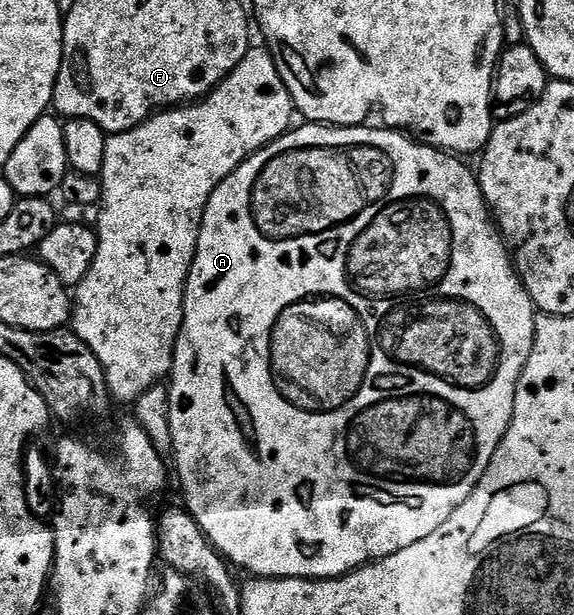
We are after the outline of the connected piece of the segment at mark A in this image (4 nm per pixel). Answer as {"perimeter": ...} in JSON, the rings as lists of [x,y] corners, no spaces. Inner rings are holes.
{"perimeter":[[[302,123],[302,126],[300,126],[300,127],[299,127],[299,129],[297,129],[297,127],[294,127],[294,128],[291,128],[291,129],[290,129],[290,130],[289,130],[289,131],[288,131],[288,132],[287,132],[287,133],[285,133],[285,135],[284,135],[284,136],[283,136],[283,137],[277,137],[277,139],[275,139],[275,141],[273,141],[273,143],[271,143],[271,144],[270,144],[270,145],[265,145],[265,146],[264,146],[264,148],[262,148],[262,149],[259,149],[259,150],[258,150],[258,152],[257,152],[257,153],[253,153],[253,154],[252,154],[252,155],[251,155],[251,157],[250,157],[250,158],[249,158],[249,159],[248,159],[248,160],[246,160],[246,161],[245,161],[245,163],[243,163],[243,164],[242,164],[242,165],[241,165],[241,166],[240,166],[240,167],[239,167],[239,168],[238,168],[238,169],[234,169],[234,170],[233,170],[233,171],[232,171],[232,175],[228,175],[228,176],[227,176],[227,177],[225,177],[225,179],[223,179],[223,181],[222,181],[222,182],[221,182],[221,183],[220,183],[220,184],[218,184],[218,185],[217,185],[217,187],[216,187],[216,188],[215,188],[215,189],[214,189],[214,190],[213,190],[213,191],[212,191],[212,195],[211,195],[211,196],[210,196],[210,198],[209,198],[209,199],[208,199],[208,203],[207,203],[207,204],[206,204],[206,210],[205,210],[205,211],[204,211],[204,215],[203,215],[203,216],[202,216],[202,226],[201,226],[201,227],[200,227],[200,231],[199,231],[199,232],[198,232],[198,246],[197,246],[197,247],[196,247],[196,255],[195,255],[195,256],[194,256],[194,262],[193,262],[193,263],[192,263],[192,267],[191,267],[191,268],[190,268],[190,274],[189,274],[189,275],[188,275],[188,279],[187,279],[187,280],[186,280],[186,294],[185,294],[185,295],[184,295],[184,303],[183,303],[183,304],[182,304],[182,330],[181,330],[181,331],[180,331],[180,335],[179,335],[179,336],[178,336],[178,342],[177,342],[177,343],[176,343],[176,347],[175,347],[175,348],[174,348],[174,362],[173,362],[173,363],[172,363],[172,367],[171,367],[171,368],[170,368],[170,375],[169,375],[169,378],[168,378],[168,388],[169,388],[169,390],[170,390],[170,430],[171,430],[171,431],[172,431],[172,458],[173,458],[173,457],[174,457],[174,465],[175,465],[175,467],[176,467],[176,468],[178,468],[178,481],[179,481],[179,483],[180,483],[180,484],[182,484],[182,493],[183,493],[183,495],[184,495],[184,496],[186,496],[186,502],[184,502],[184,505],[185,505],[185,508],[186,508],[186,509],[187,509],[187,510],[188,510],[188,512],[190,512],[190,514],[191,514],[191,515],[193,515],[193,516],[194,516],[194,518],[195,518],[195,519],[196,519],[196,523],[197,523],[197,524],[198,524],[198,525],[199,525],[199,526],[200,526],[200,527],[201,527],[201,529],[203,529],[203,531],[205,531],[205,533],[206,533],[206,538],[208,538],[208,540],[209,540],[209,541],[211,541],[211,543],[213,543],[213,545],[214,545],[214,547],[215,547],[215,549],[217,549],[217,550],[218,550],[218,552],[219,552],[219,553],[221,553],[221,554],[222,554],[222,556],[223,556],[223,557],[225,557],[225,558],[226,558],[226,560],[227,560],[227,562],[229,562],[229,564],[230,564],[230,565],[231,565],[231,566],[234,566],[234,567],[237,567],[237,565],[239,565],[239,567],[240,567],[240,568],[242,568],[242,569],[247,569],[247,571],[248,571],[248,572],[250,572],[250,575],[253,575],[253,576],[254,576],[254,577],[255,577],[255,578],[259,578],[259,577],[308,577],[308,578],[311,578],[311,579],[325,579],[325,578],[328,578],[328,577],[342,577],[342,576],[344,576],[344,574],[346,574],[346,573],[350,573],[350,572],[352,572],[352,570],[353,570],[353,569],[361,569],[361,568],[362,568],[362,566],[364,566],[364,565],[368,565],[368,564],[370,564],[370,562],[371,562],[371,561],[378,561],[378,560],[379,560],[379,559],[380,559],[380,558],[381,558],[381,557],[387,557],[387,556],[388,556],[388,555],[392,555],[392,554],[393,554],[393,553],[395,553],[395,552],[396,552],[396,551],[404,551],[404,547],[412,547],[412,543],[420,543],[420,542],[421,542],[421,541],[423,541],[423,540],[424,540],[424,539],[428,539],[428,535],[432,535],[432,531],[436,531],[436,527],[440,527],[440,526],[441,526],[441,525],[443,525],[443,524],[444,524],[444,523],[445,523],[445,522],[446,522],[446,520],[447,520],[447,519],[448,519],[448,518],[450,518],[450,516],[451,516],[451,515],[452,515],[452,511],[456,511],[456,510],[457,510],[457,509],[458,509],[458,508],[459,508],[459,507],[460,507],[460,503],[464,503],[464,499],[468,499],[468,495],[472,495],[472,491],[473,491],[473,490],[474,490],[474,489],[475,489],[475,487],[477,487],[477,486],[478,486],[478,481],[479,481],[479,479],[480,479],[480,478],[482,478],[482,476],[483,476],[483,475],[484,475],[484,471],[485,471],[485,470],[486,470],[486,468],[487,468],[487,467],[488,467],[488,463],[489,463],[489,462],[490,462],[490,460],[491,460],[491,459],[492,459],[492,455],[493,455],[493,454],[494,454],[494,452],[495,452],[495,451],[496,451],[496,447],[497,447],[497,446],[498,446],[498,444],[499,444],[499,443],[500,443],[500,442],[501,442],[501,441],[502,441],[502,440],[503,440],[503,439],[504,439],[504,435],[505,435],[505,434],[506,434],[506,432],[507,432],[507,431],[508,431],[508,427],[509,427],[509,426],[510,426],[510,420],[511,420],[511,419],[512,419],[512,415],[513,415],[513,414],[514,414],[514,400],[515,400],[515,399],[516,399],[516,387],[517,387],[517,386],[518,386],[518,380],[519,380],[519,379],[520,379],[520,375],[521,375],[521,374],[522,374],[522,372],[523,372],[523,371],[524,371],[524,367],[525,367],[525,366],[526,366],[526,364],[527,364],[527,363],[528,363],[528,355],[529,355],[529,354],[530,354],[530,352],[531,352],[531,351],[532,351],[532,347],[533,347],[533,346],[534,346],[534,319],[535,319],[535,316],[536,316],[536,310],[535,310],[535,307],[534,307],[534,300],[533,300],[533,299],[531,299],[531,298],[530,298],[530,296],[529,296],[529,295],[528,295],[528,291],[527,291],[527,290],[526,290],[526,288],[524,288],[524,287],[523,287],[523,285],[522,285],[522,281],[521,281],[521,280],[520,280],[520,278],[519,278],[519,277],[518,277],[518,270],[517,270],[517,269],[515,269],[515,267],[514,267],[514,262],[513,262],[513,260],[512,260],[512,258],[511,258],[511,256],[510,256],[510,250],[509,250],[509,249],[507,249],[507,248],[506,248],[506,242],[505,242],[505,241],[503,241],[503,240],[502,240],[502,235],[501,235],[501,233],[499,233],[499,231],[498,231],[498,226],[497,226],[497,224],[496,224],[496,222],[495,222],[495,220],[494,220],[494,218],[493,218],[493,216],[492,216],[492,214],[491,214],[491,212],[490,212],[490,207],[489,207],[489,205],[487,205],[487,203],[486,203],[486,200],[485,200],[485,199],[484,199],[484,195],[483,195],[483,194],[482,194],[482,188],[481,188],[481,187],[480,187],[480,183],[479,183],[479,182],[478,182],[478,178],[477,178],[477,176],[476,176],[476,173],[475,173],[475,170],[474,170],[474,169],[473,169],[473,168],[471,168],[471,166],[470,166],[470,169],[469,169],[469,167],[468,167],[468,166],[466,166],[466,165],[465,165],[465,163],[464,163],[464,162],[462,162],[462,161],[465,161],[465,160],[462,160],[462,159],[459,159],[459,158],[458,158],[458,157],[457,157],[457,156],[454,156],[454,155],[451,155],[451,154],[450,154],[450,153],[449,153],[449,152],[446,152],[446,151],[443,151],[443,150],[441,150],[441,149],[433,149],[433,147],[431,147],[431,146],[430,146],[430,145],[424,145],[424,144],[422,144],[422,142],[421,142],[421,141],[419,141],[419,140],[417,140],[417,139],[411,139],[411,138],[410,138],[410,137],[409,137],[409,136],[407,136],[407,134],[406,134],[406,133],[405,133],[405,132],[402,132],[402,131],[395,131],[395,130],[393,130],[393,129],[387,129],[387,128],[385,128],[385,127],[377,127],[377,128],[378,128],[378,129],[370,129],[370,128],[371,128],[371,127],[335,127],[335,126],[333,126],[333,125],[319,125],[319,124],[317,124],[317,123]]]}

